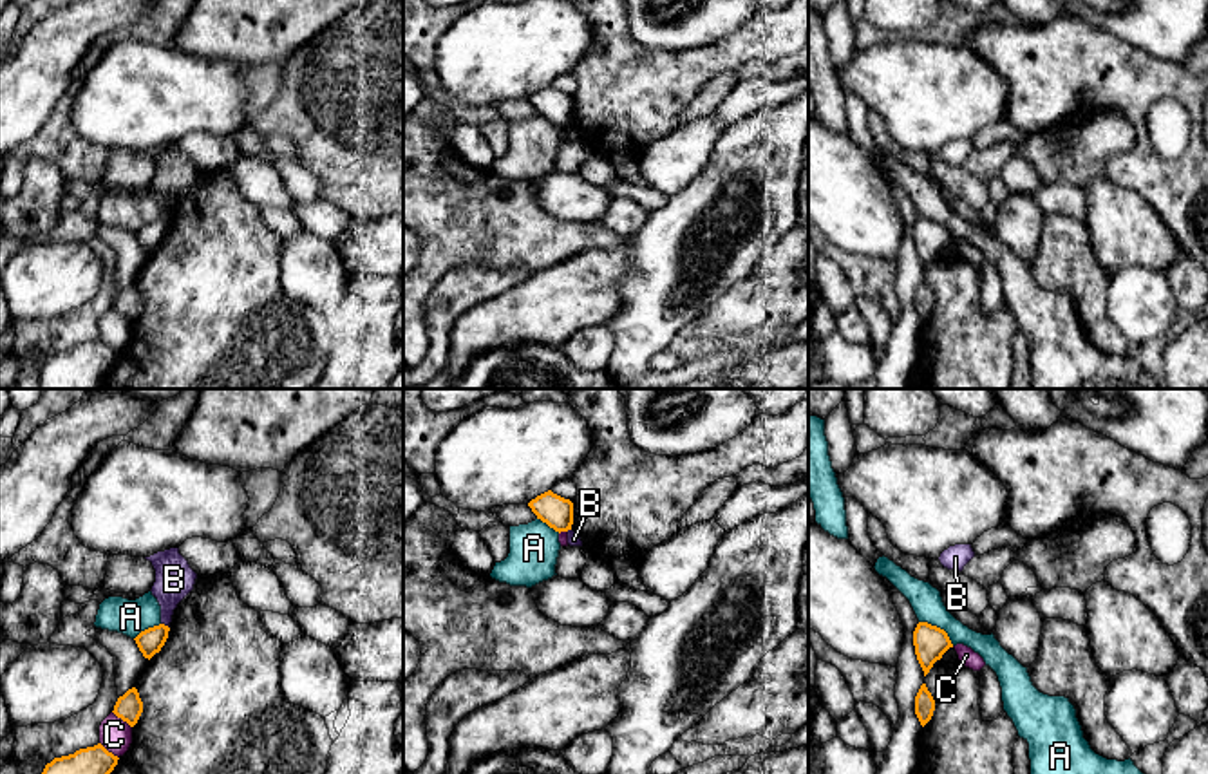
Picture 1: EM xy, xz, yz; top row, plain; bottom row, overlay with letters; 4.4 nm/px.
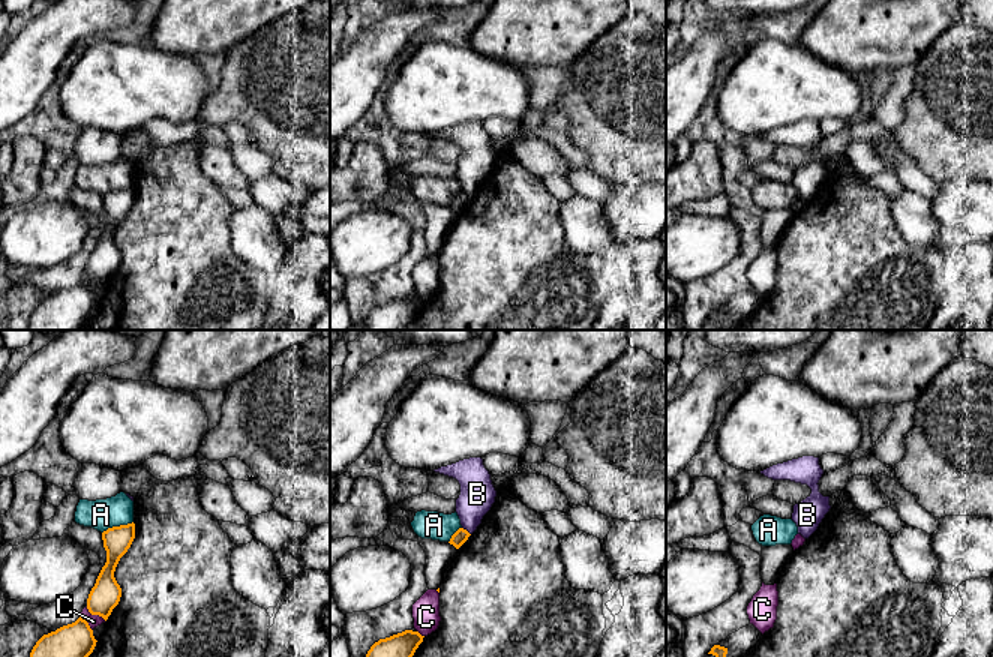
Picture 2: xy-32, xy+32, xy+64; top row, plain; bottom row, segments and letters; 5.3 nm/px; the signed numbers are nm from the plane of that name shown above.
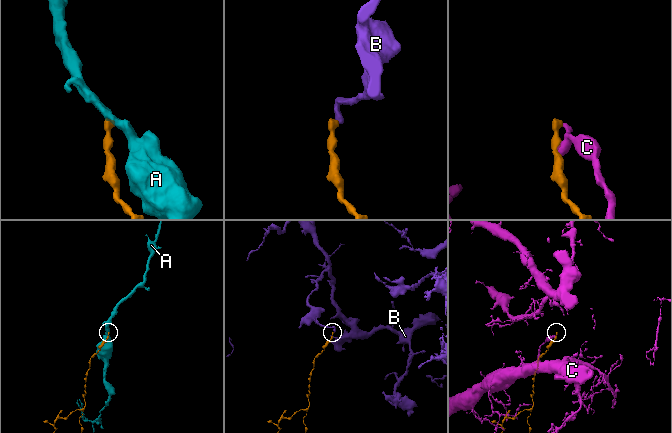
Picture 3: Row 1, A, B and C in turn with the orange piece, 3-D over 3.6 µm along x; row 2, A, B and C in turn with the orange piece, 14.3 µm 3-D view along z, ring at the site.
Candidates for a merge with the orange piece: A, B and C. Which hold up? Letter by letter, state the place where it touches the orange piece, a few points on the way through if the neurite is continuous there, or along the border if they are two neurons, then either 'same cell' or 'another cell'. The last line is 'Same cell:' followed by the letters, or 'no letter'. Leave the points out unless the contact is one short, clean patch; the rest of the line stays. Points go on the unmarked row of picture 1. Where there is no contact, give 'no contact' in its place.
A: meets orange in yz at (939, 223); border along yz (919, 216), (939, 221), (953, 239); another cell
B: meets orange in xy at (163, 219); border along xy (161, 217), (169, 223); another cell
C: meets orange in xy at (122, 313); another cell
Same cell: no letter

